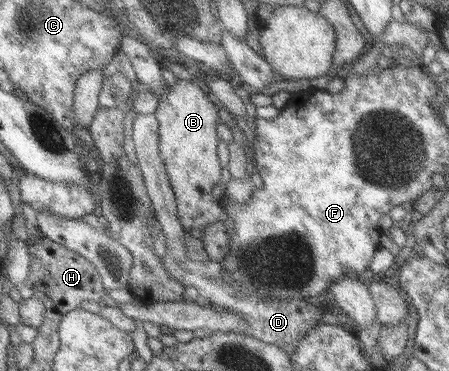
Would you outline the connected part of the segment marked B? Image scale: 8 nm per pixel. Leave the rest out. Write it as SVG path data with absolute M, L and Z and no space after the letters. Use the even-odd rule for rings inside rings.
M163 69L162 79L166 87L158 95L156 109L152 112L158 124L158 153L182 228L186 232L194 228L203 230L207 224L224 219L223 208L212 202L215 196L211 196L220 178L220 163L215 150L218 139L216 126L224 111L191 81L177 80L167 69Z

